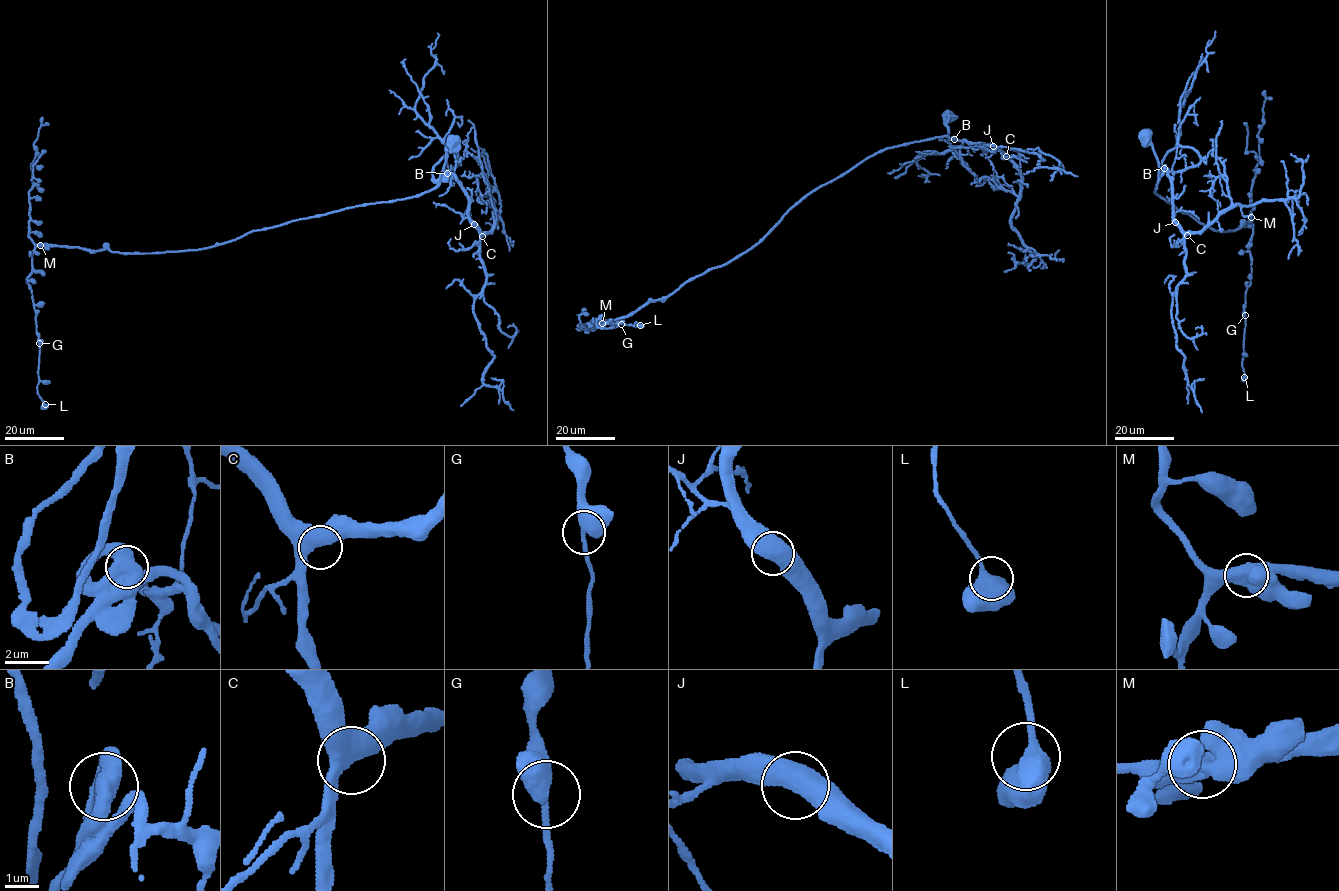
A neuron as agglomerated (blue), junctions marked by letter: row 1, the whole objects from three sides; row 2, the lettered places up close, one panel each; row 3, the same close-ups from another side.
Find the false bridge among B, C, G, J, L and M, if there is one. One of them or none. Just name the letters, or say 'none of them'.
none of them

